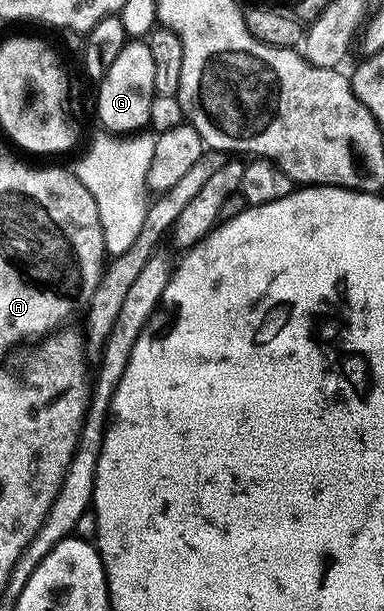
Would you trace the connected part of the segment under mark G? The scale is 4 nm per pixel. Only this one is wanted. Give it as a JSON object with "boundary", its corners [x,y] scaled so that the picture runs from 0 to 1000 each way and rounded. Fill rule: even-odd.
{"boundary":[[[328,67],[320,85],[279,111],[273,126],[260,129],[253,147],[253,193],[273,205],[276,214],[305,223],[333,223],[367,216],[388,206],[393,170],[409,154],[404,144],[404,97],[393,92],[385,67]]]}

